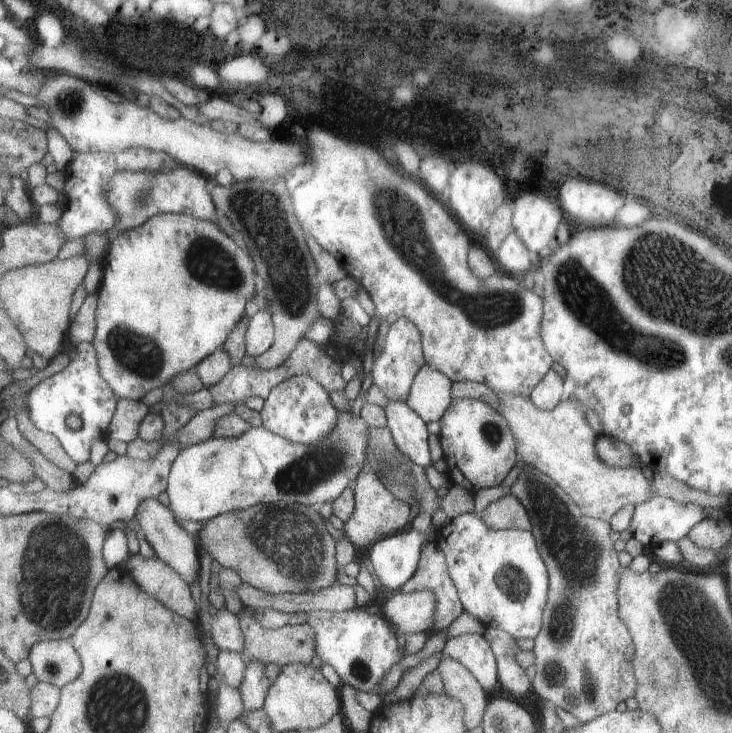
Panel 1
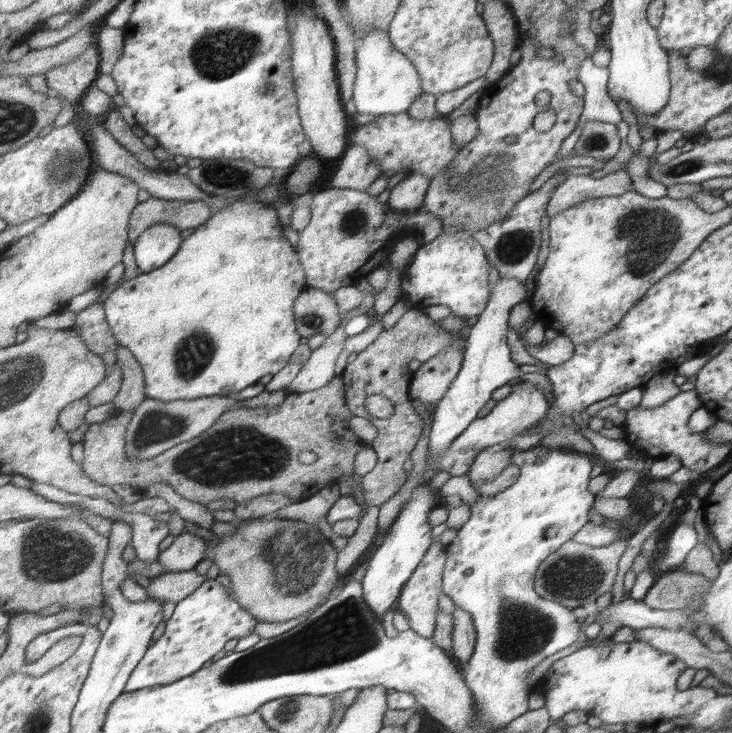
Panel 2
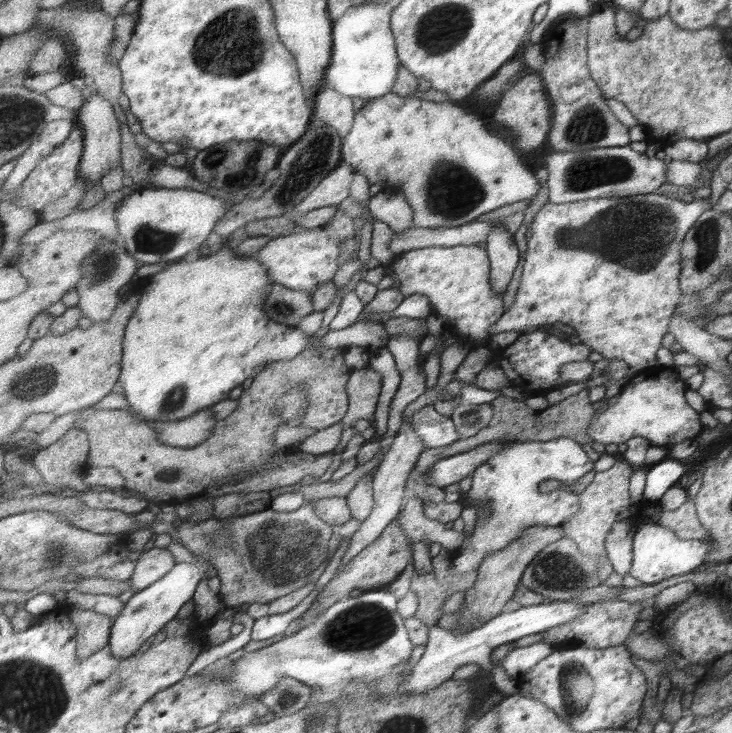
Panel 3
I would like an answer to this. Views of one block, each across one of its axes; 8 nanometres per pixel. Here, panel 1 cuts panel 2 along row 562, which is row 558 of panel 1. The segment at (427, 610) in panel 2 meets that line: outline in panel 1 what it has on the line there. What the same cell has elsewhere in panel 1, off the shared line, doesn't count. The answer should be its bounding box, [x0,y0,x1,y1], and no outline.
[397,542,465,632]

